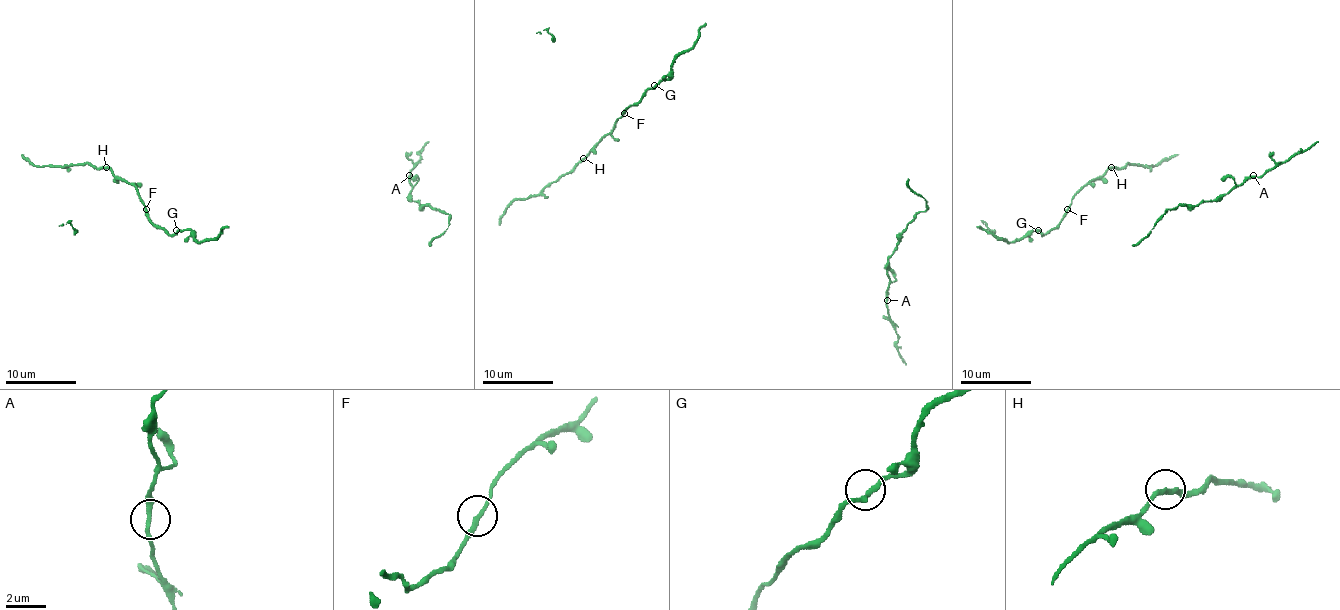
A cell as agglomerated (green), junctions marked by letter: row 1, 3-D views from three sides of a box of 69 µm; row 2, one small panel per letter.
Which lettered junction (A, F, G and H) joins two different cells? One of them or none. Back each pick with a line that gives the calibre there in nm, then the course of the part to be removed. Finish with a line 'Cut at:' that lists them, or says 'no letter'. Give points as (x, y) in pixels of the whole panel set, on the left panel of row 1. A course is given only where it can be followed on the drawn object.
H: calibre 240 nm; course (105, 166), (38, 166), (22, 154)
Cut at: H

